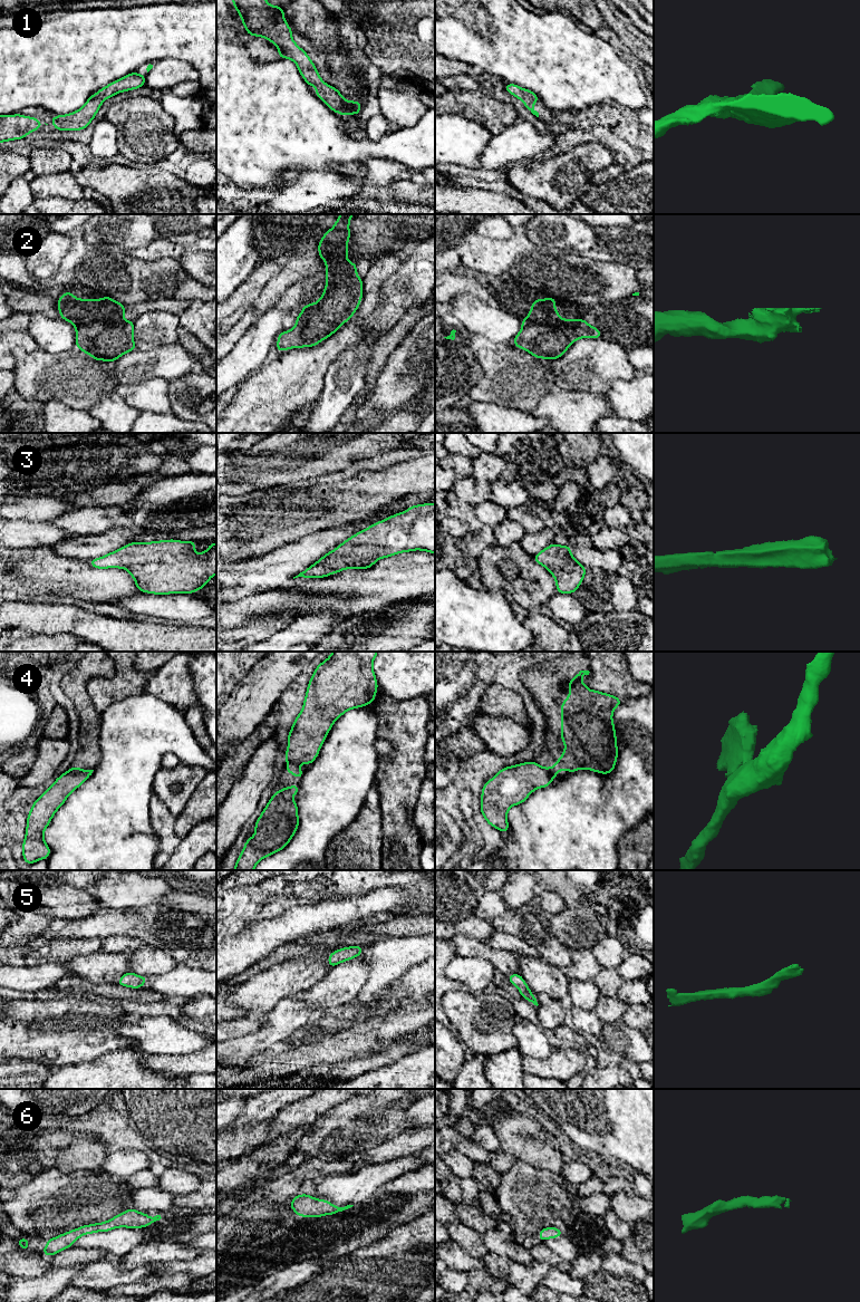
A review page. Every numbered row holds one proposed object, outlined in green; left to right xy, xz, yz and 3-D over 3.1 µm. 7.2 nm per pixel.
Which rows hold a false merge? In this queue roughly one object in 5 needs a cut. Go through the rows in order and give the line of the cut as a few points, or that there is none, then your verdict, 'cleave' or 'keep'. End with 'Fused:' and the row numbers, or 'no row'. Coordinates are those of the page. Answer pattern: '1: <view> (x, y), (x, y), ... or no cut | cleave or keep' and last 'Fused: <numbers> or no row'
1: no cut | keep
2: no cut | keep
3: no cut | keep
4: xz (288, 762), (300, 763) | cleave
5: no cut | keep
6: no cut | keep
Fused: 4

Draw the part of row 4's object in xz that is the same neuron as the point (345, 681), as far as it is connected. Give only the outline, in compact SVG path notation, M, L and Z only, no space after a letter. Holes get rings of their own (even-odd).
M332 652L317 666L309 681L302 710L288 735L288 750L284 754L287 763L311 764L335 721L351 708L374 702L378 684L373 662L377 654L378 652Z

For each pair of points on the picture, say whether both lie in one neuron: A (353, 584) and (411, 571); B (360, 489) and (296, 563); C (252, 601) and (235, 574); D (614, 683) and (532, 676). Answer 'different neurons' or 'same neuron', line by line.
A: same neuron
B: different neurons
C: different neurons
D: different neurons

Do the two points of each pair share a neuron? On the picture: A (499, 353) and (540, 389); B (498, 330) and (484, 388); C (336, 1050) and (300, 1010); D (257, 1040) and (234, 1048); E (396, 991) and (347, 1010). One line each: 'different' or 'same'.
A: same
B: different
C: different
D: same
E: same

